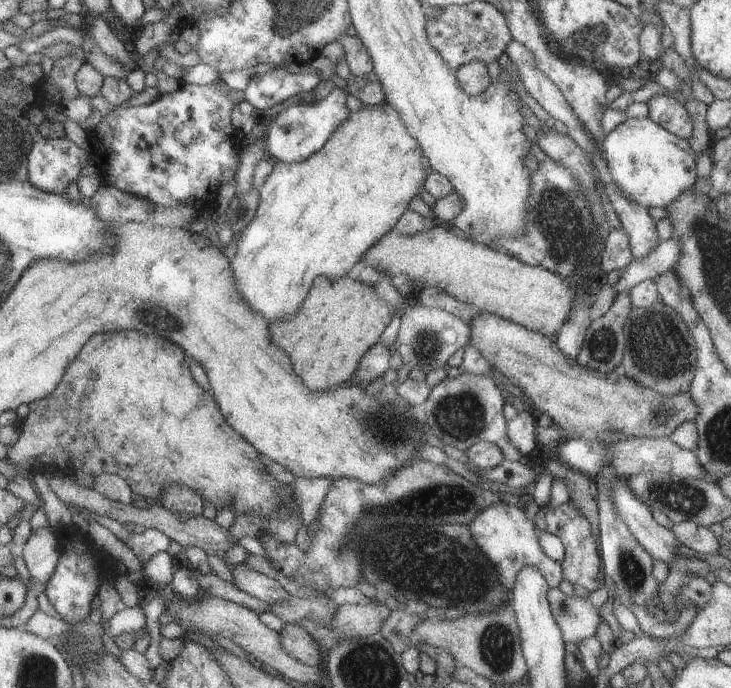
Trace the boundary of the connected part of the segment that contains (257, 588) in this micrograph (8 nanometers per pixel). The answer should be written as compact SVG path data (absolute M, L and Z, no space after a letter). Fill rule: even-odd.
M245 563L230 567L234 583L240 590L272 604L281 600L287 601L290 596L275 579L250 569Z

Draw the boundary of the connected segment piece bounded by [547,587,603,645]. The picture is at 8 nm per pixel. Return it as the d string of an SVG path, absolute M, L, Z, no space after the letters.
M558 587L547 590L547 599L565 642L578 645L584 638L596 634L598 623L603 621L602 608L594 610L588 598L582 599L575 594L567 598Z

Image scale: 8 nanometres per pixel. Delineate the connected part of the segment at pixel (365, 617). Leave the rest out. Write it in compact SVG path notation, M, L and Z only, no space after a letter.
M384 604L337 605L333 619L325 625L304 617L297 623L302 625L318 643L321 652L329 653L340 644L339 638L362 638L378 633L391 610Z

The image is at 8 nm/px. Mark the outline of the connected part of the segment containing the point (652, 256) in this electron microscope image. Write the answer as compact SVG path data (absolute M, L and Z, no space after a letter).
M672 237L658 243L645 257L634 258L622 271L612 288L618 293L628 293L631 288L648 278L656 278L672 270L679 259L679 239Z

